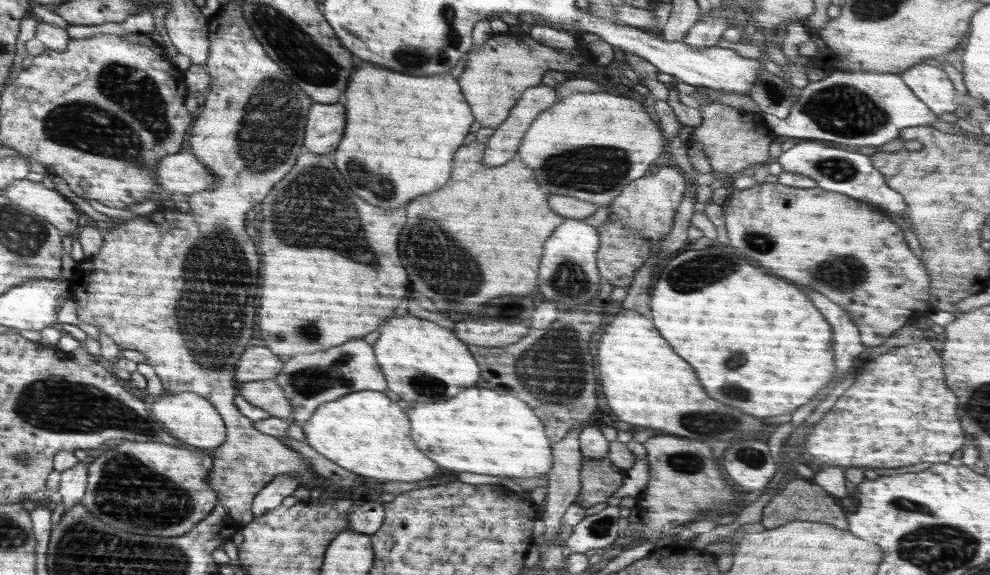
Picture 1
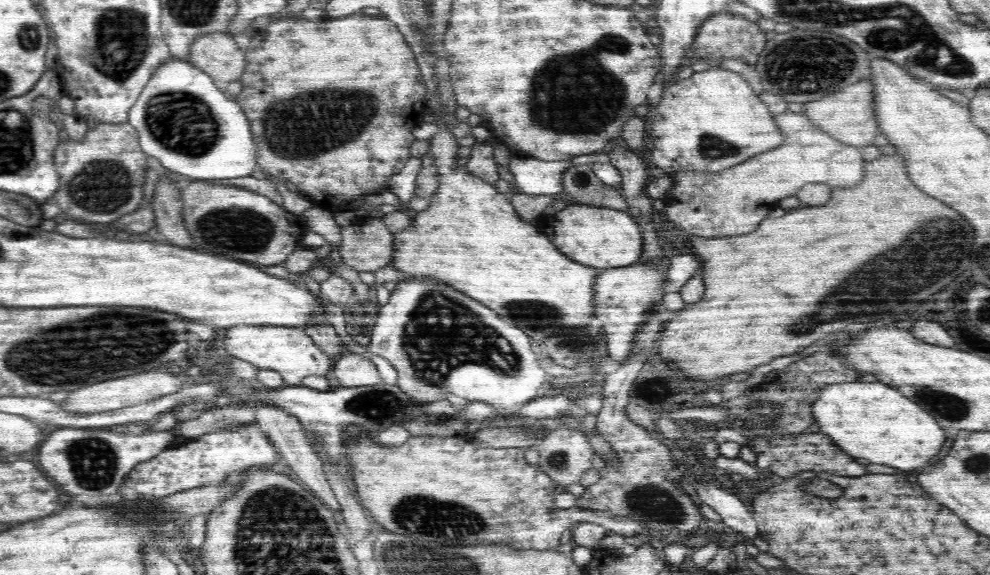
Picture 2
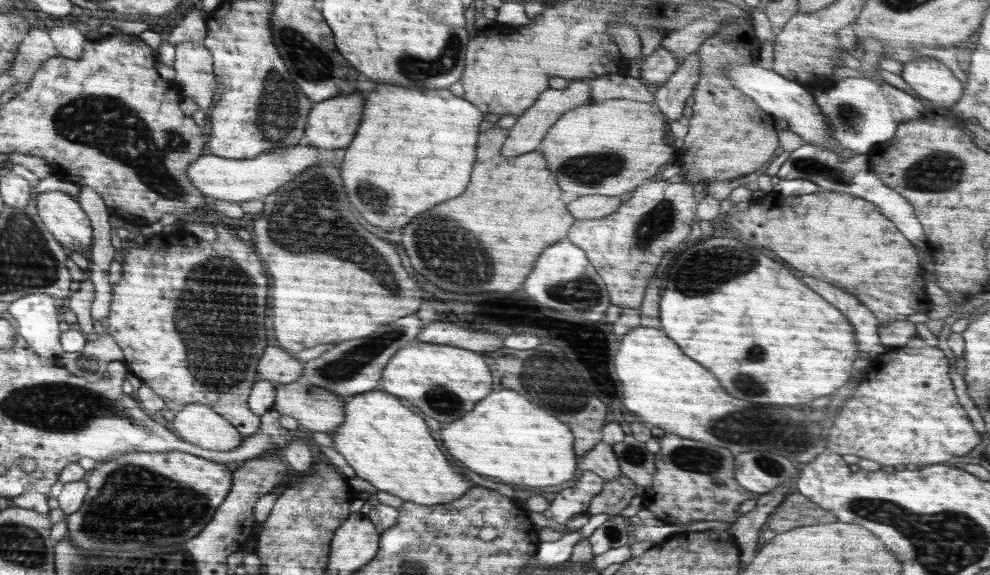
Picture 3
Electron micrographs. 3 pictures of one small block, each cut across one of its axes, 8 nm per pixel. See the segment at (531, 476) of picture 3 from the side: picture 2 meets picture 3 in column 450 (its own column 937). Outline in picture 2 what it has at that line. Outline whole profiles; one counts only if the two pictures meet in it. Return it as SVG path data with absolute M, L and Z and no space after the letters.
M878 380L826 386L812 404L812 415L817 430L828 434L846 454L898 470L912 470L926 464L946 442L944 430L928 412L908 400L900 390Z

